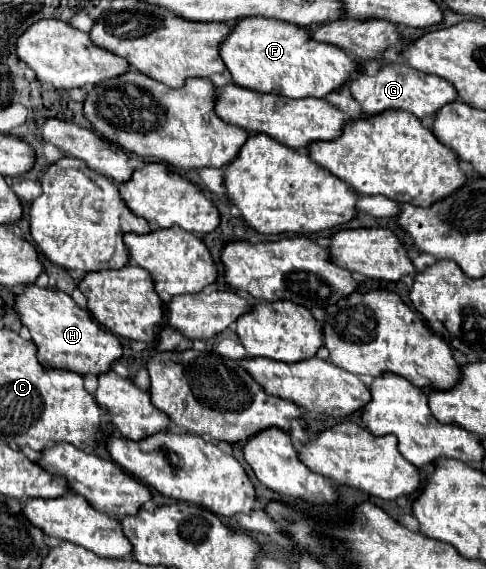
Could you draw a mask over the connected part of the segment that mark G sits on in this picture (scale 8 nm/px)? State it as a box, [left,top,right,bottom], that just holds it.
[351,65,459,119]

